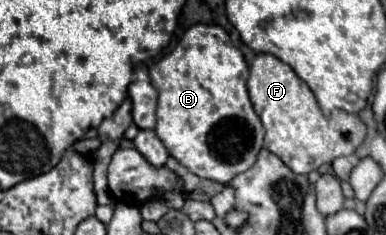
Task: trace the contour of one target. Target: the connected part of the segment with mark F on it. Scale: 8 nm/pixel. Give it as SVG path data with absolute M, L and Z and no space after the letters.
M260 53L252 61L248 93L266 131L264 147L278 155L286 167L298 175L308 175L312 169L332 163L336 157L352 155L366 139L366 125L358 115L336 111L326 117L320 111L310 87L286 63L270 53Z

